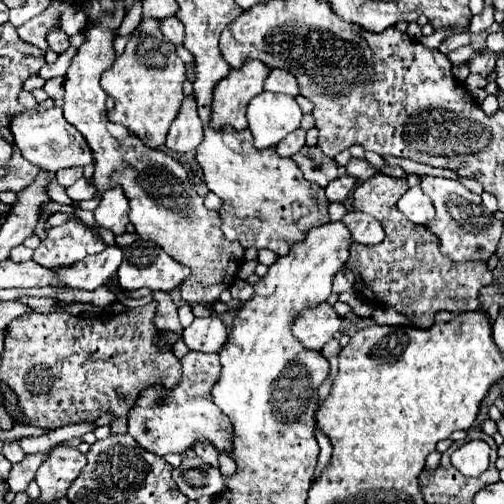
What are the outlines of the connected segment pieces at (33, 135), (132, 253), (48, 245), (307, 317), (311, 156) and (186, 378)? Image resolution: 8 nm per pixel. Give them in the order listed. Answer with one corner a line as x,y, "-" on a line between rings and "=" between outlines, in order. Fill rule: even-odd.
35,107
21,115
15,115
15,119
11,119
11,131
15,145
19,147
23,157
35,163
39,169
49,171
51,175
65,167
75,167
75,165
85,167
93,163
93,151
89,149
85,137
65,121
63,111
59,107
51,107
51,109
=
137,239
135,243
123,247
123,263
119,265
117,271
117,281
125,291
135,291
135,289
149,289
149,291
173,291
175,287
181,285
181,281
189,275
189,267
177,263
175,259
171,259
157,243
153,241
143,241
=
71,217
67,223
47,229
47,237
35,249
33,261
43,267
63,267
85,259
87,255
101,253
103,249
105,241
83,225
79,217
=
321,303
315,309
303,311
293,323
293,335
301,341
305,349
321,351
327,341
339,331
341,319
333,311
331,305
=
303,147
297,155
293,155
293,161
303,171
303,177
311,183
317,183
319,187
327,187
329,181
345,175
345,169
339,167
333,159
325,157
319,147
=
189,351
183,359
183,377
179,385
165,393
161,387
147,387
139,393
135,407
147,407
145,411
129,411
129,435
137,439
141,447
155,455
167,455
167,453
187,453
193,449
193,443
205,439
211,441
217,451
223,451
227,455
233,455
233,425
229,417
217,409
211,397
211,387
217,383
221,375
221,363
219,353
199,353
-
159,395
165,395
165,405
155,407
155,401

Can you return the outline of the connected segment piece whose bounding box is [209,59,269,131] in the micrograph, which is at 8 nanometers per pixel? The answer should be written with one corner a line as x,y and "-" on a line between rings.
247,61
241,69
231,69
225,79
221,79
213,89
211,117
209,123
213,129
233,127
235,131
247,129
245,107
249,99
263,91
265,75
269,69
261,61

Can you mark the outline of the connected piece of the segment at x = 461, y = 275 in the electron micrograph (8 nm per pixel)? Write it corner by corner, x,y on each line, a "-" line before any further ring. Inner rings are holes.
381,173
363,181
355,189
353,207
379,219
385,229
385,239
381,245
373,247
355,245
345,267
355,275
357,295
373,303
385,303
405,315
415,327
429,329
433,325
433,315
441,309
451,313
477,309
477,293
491,281
491,269
485,261
457,263
445,257
439,249
437,237
429,233
425,225
409,223
397,209
397,201
407,193
407,189
407,179
395,179

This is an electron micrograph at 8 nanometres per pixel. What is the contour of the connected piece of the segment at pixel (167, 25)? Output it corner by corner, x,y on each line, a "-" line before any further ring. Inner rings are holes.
177,17
163,19
163,21
161,21
161,31
163,31
163,35
165,35
171,43
175,43
175,45
181,45
183,39
185,39
185,35
183,35
183,23
181,23

